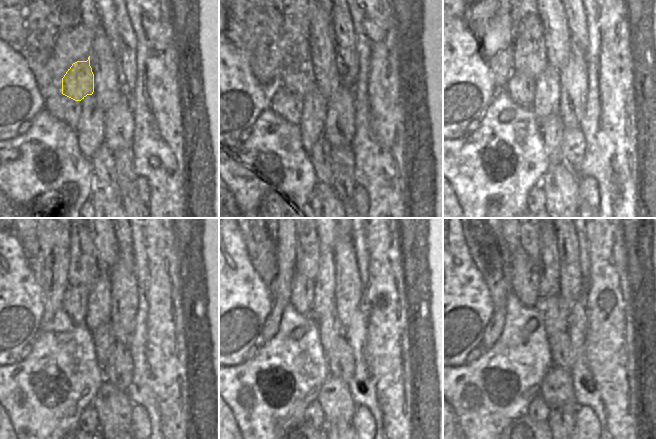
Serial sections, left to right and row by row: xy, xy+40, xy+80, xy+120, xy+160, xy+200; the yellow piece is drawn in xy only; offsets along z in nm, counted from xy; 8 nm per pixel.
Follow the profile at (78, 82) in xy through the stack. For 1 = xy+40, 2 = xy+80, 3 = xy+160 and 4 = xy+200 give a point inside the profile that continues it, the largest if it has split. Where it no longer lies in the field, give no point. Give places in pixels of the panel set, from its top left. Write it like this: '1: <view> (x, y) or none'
1: xy+40 (298, 77)
2: xy+80 (529, 48)
3: xy+160 (307, 244)
4: xy+200 (529, 238)

